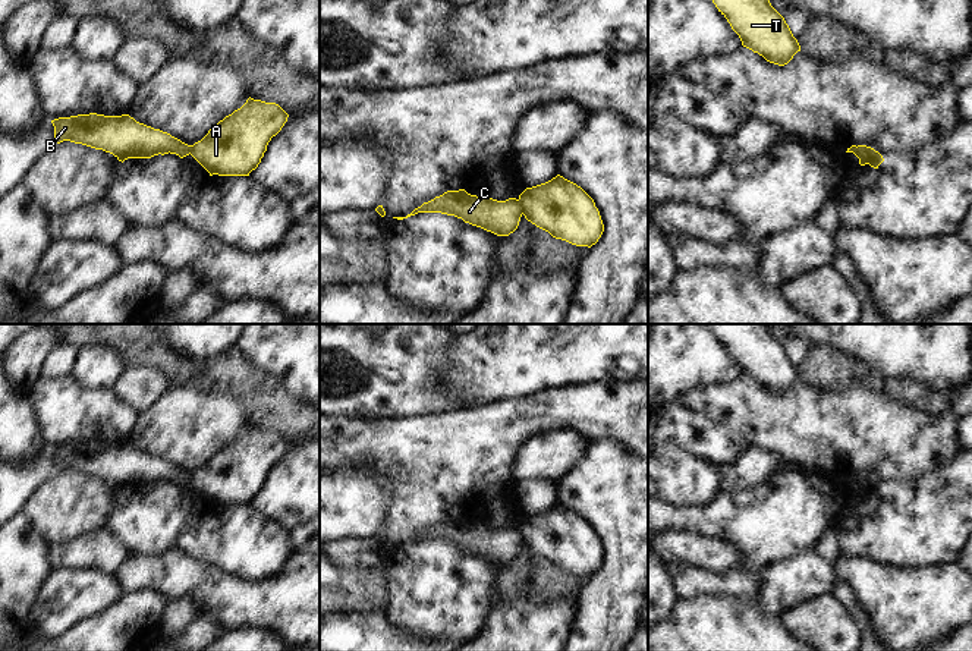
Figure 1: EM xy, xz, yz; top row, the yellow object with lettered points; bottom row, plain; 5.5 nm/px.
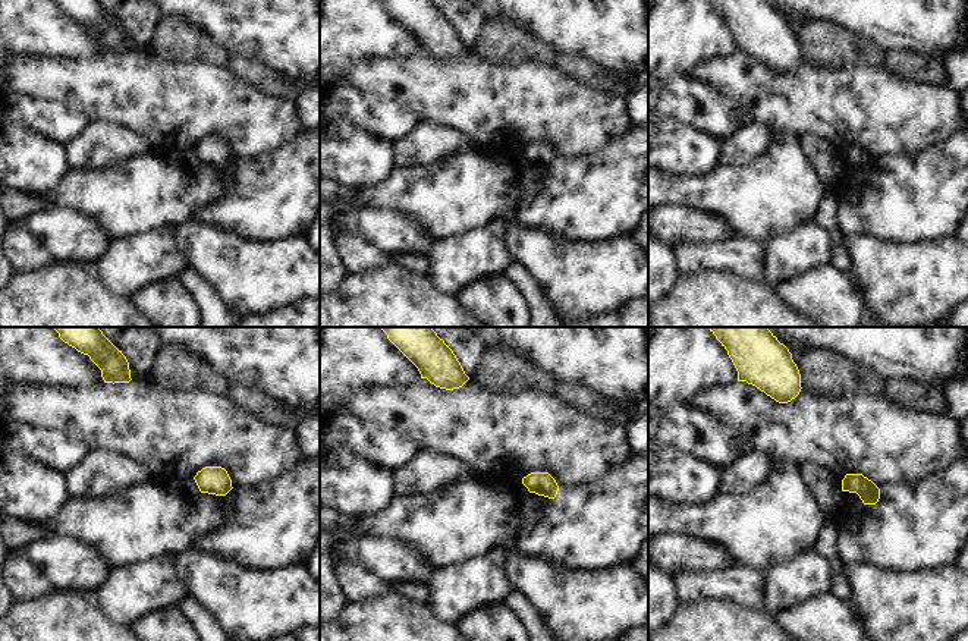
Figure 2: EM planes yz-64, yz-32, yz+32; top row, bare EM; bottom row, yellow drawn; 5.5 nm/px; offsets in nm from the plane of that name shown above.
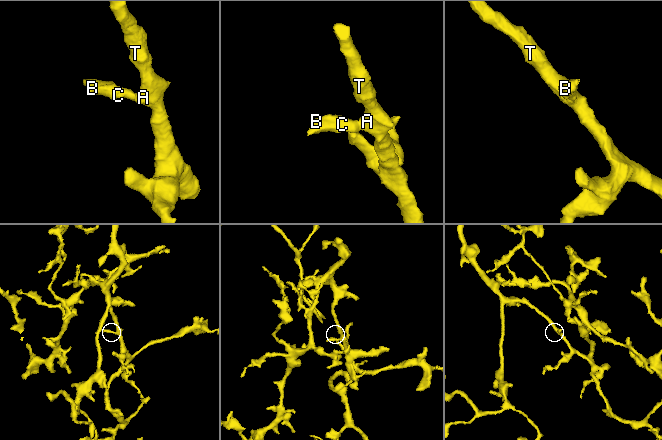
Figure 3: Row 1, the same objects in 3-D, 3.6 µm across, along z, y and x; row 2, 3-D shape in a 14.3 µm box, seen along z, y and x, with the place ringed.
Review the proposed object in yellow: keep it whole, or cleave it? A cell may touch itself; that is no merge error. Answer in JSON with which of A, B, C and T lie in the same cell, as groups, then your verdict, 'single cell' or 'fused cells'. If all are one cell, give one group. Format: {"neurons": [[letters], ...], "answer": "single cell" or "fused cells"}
{"neurons": [["A", "T"], ["B", "C"]], "answer": "fused cells"}

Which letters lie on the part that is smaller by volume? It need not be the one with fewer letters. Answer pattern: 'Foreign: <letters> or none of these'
Foreign: B, C

